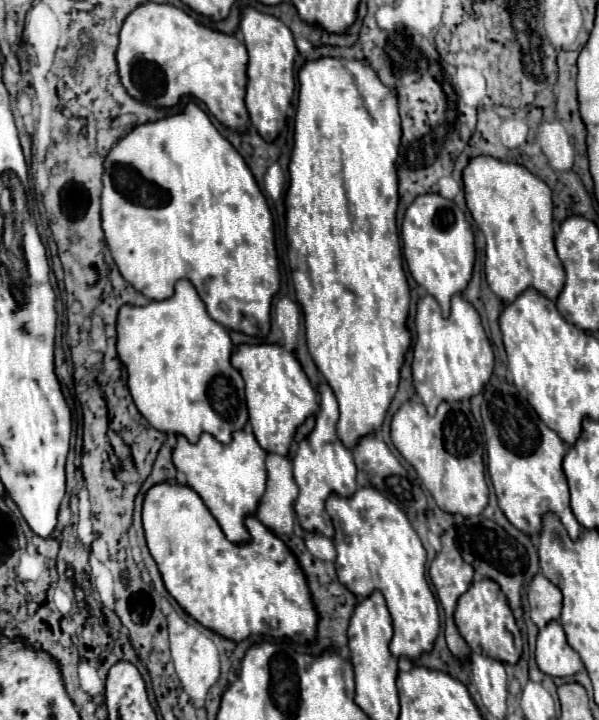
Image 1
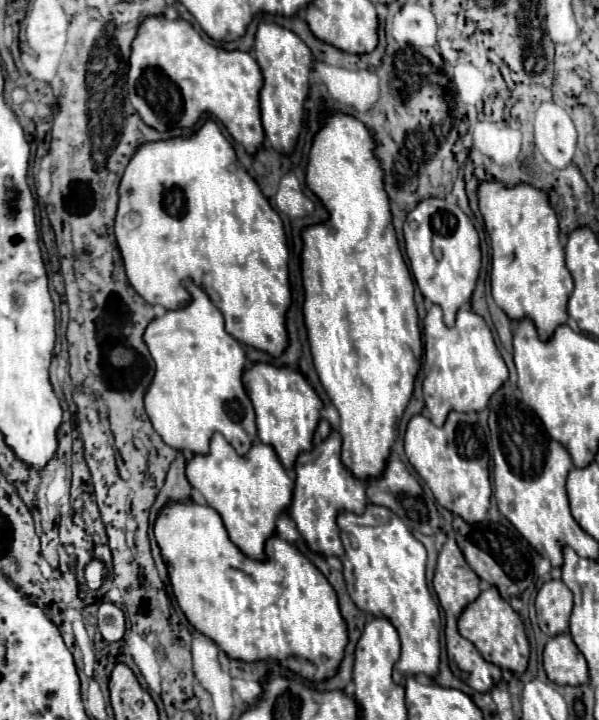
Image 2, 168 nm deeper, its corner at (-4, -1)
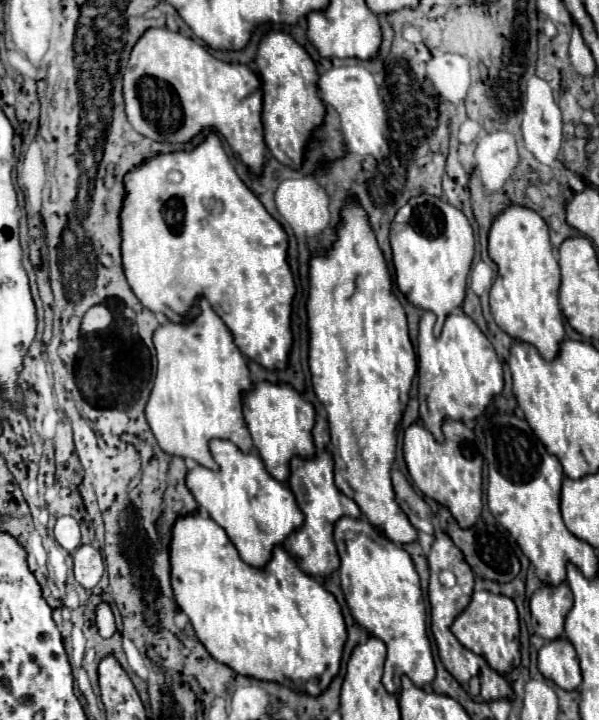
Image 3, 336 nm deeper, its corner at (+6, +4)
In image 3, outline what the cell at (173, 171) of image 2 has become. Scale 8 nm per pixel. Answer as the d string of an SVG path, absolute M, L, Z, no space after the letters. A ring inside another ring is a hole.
M210 134L198 148L194 148L192 152L174 152L174 154L158 154L150 160L146 160L140 168L132 170L126 174L124 178L126 184L126 200L124 200L124 208L120 214L120 222L122 222L122 264L124 264L124 272L128 278L130 288L134 290L134 294L138 296L138 300L152 312L162 312L164 306L174 310L176 314L180 314L182 318L188 318L186 314L192 310L192 306L196 306L202 296L210 302L210 306L214 308L214 312L226 322L226 326L232 330L234 334L234 342L240 348L240 352L244 356L248 356L250 360L258 362L260 366L268 368L268 370L286 370L288 366L288 354L292 348L292 328L290 328L290 308L292 308L292 300L296 294L296 284L294 284L294 276L288 264L288 236L282 230L282 226L266 212L266 208L260 204L260 200L246 188L246 184L238 178L234 166L228 160L228 154L224 152L220 140L216 134Z

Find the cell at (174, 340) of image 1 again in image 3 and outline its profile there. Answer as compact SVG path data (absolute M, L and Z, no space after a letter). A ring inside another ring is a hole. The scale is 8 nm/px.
M200 300L200 308L200 316L190 324L168 322L154 332L158 374L146 404L146 420L166 454L192 458L204 468L218 470L208 448L210 440L230 440L242 452L254 448L242 416L242 394L252 378L248 360L234 344L228 326L206 300Z

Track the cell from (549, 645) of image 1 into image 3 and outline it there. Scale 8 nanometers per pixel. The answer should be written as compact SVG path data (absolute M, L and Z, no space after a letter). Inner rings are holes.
M568 638L546 642L538 652L538 670L562 690L576 690L582 684L580 664Z

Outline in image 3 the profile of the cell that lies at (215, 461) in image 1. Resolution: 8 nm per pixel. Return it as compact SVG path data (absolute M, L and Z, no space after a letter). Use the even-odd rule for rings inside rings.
M212 440L210 450L220 470L212 472L204 466L196 466L188 472L188 488L200 508L226 530L242 560L254 568L264 568L272 558L274 546L280 546L292 534L292 528L300 528L304 514L290 488L266 472L256 452L244 454L230 440Z

